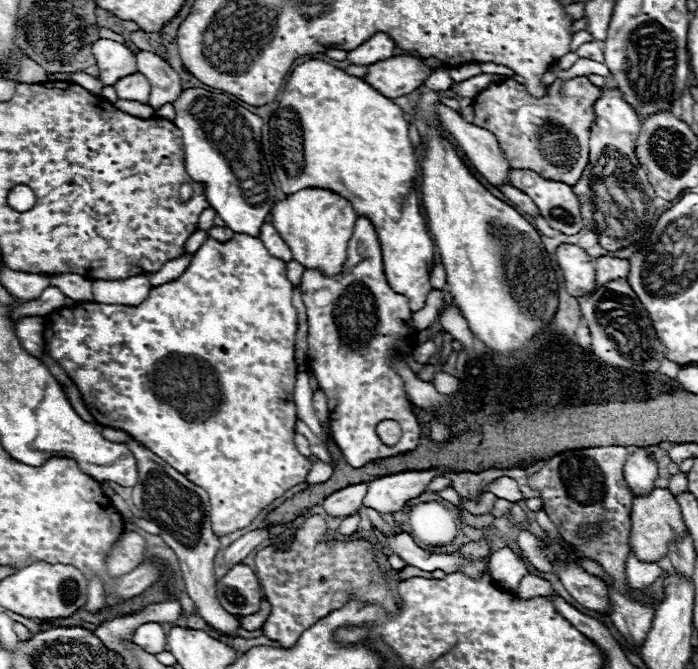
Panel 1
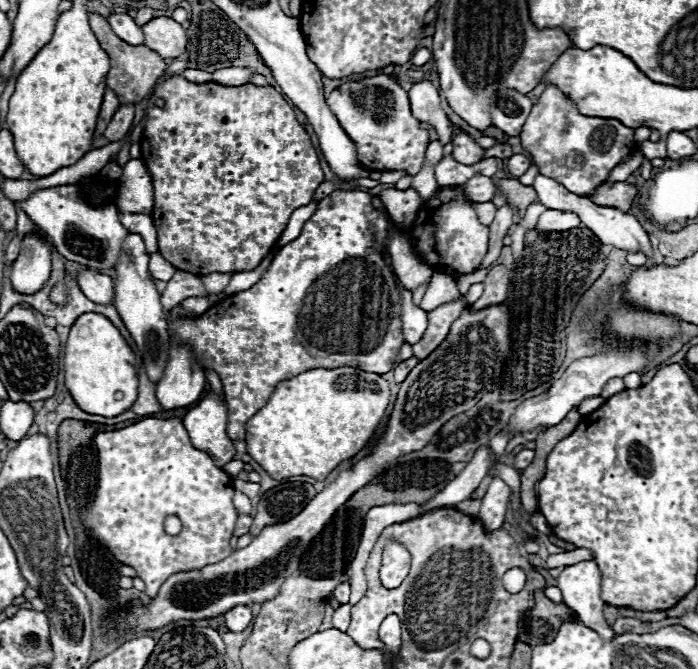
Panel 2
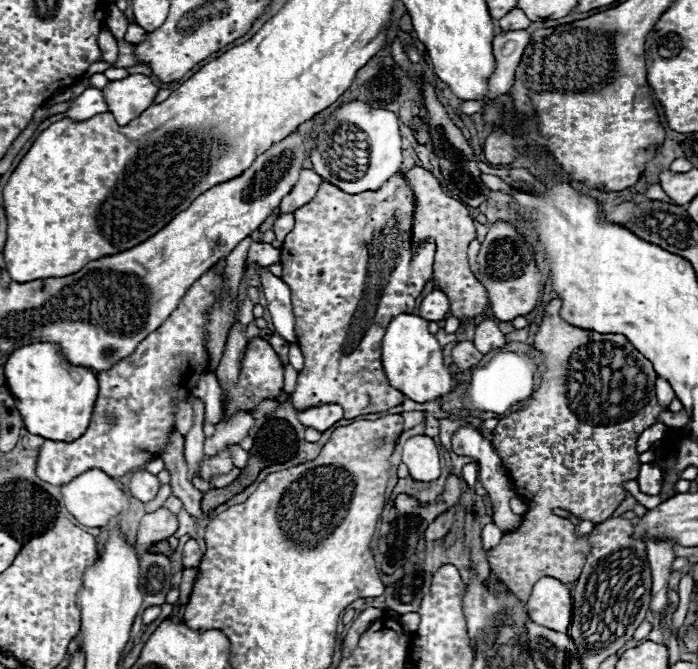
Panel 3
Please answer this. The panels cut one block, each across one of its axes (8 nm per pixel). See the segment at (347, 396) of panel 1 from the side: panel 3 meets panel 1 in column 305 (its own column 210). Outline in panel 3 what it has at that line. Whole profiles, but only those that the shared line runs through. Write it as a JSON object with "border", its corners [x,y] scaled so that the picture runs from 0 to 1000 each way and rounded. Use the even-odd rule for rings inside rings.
{"border":[[[321,389],[312,392],[309,404],[295,407],[289,416],[284,416],[275,425],[275,430],[258,448],[255,460],[235,478],[235,484],[226,493],[212,499],[212,505],[206,505],[186,532],[175,535],[158,553],[140,556],[140,595],[135,604],[126,643],[120,646],[120,652],[115,652],[112,658],[100,664],[74,661],[74,658],[63,661],[57,682],[54,682],[54,697],[52,697],[52,709],[60,717],[80,723],[80,726],[92,726],[109,712],[132,700],[140,700],[160,714],[175,714],[181,706],[192,706],[209,697],[215,688],[221,688],[229,679],[241,655],[241,646],[246,646],[249,640],[249,601],[252,595],[269,592],[269,589],[255,589],[255,586],[269,586],[272,580],[278,580],[278,574],[284,571],[284,562],[298,547],[298,523],[295,523],[295,505],[292,505],[292,466],[304,454],[304,445],[315,439],[318,422],[321,422]],[[155,616],[166,622],[166,634],[158,634],[152,628]]]}

